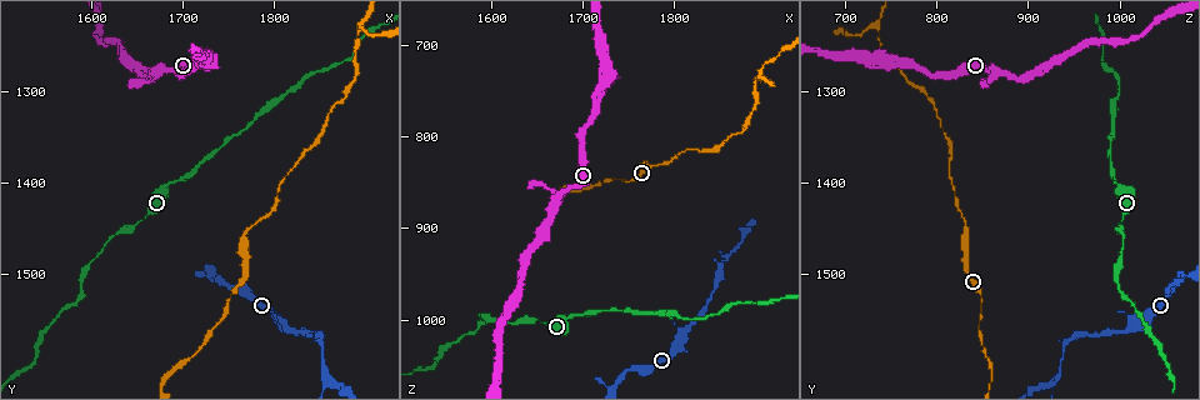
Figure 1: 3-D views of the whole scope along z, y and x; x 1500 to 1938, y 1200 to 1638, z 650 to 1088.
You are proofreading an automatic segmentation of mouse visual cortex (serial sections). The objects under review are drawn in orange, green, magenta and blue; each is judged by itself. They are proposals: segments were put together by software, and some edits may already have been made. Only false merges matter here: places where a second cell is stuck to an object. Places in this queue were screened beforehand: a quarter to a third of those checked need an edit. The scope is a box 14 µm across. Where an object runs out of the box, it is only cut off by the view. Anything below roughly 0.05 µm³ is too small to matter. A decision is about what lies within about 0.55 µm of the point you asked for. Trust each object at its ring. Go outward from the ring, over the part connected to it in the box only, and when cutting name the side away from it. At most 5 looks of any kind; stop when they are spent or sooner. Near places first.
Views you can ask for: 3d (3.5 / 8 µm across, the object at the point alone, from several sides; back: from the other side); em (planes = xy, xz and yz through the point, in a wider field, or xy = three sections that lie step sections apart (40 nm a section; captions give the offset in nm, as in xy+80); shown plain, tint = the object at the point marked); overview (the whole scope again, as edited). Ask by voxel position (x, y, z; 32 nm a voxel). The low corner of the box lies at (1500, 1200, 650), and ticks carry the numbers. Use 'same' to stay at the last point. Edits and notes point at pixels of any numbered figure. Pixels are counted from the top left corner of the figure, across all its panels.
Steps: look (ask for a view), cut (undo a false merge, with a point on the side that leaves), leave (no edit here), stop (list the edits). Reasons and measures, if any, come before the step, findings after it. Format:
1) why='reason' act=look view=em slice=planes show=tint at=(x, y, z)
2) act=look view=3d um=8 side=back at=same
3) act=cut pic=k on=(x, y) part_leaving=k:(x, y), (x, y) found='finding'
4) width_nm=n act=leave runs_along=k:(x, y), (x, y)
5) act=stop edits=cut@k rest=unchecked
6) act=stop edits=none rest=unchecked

why='sudden change in width' act=look view=3d um=8 at=(1690, 1400, 995)

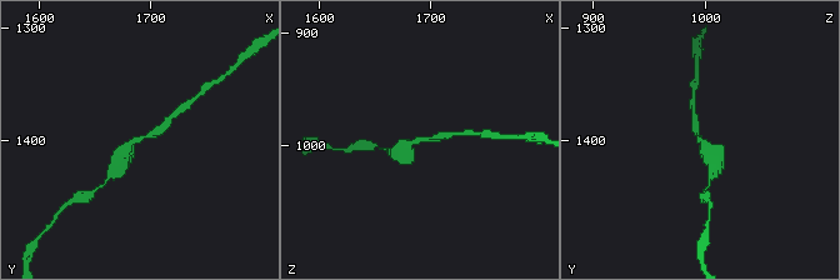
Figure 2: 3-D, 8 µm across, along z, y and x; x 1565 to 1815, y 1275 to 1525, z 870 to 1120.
act=look view=em slice=xy step=1 show=tint at=(1690, 1400, 996)

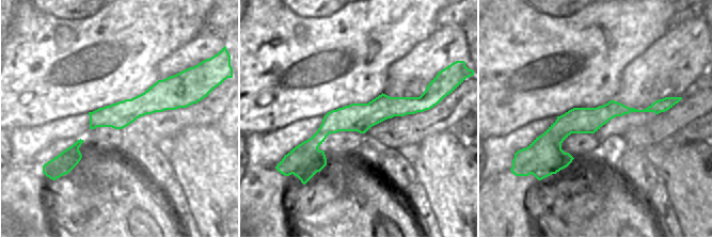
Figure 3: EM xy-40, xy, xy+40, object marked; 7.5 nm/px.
arm_widths_nm=200,500 act=leave runs_along=3:(667, 106), (610, 110), (533, 145) found='one cell here'

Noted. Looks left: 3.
why='arms part here' act=look view=3d um=3.5 at=(1855, 1615, 935)

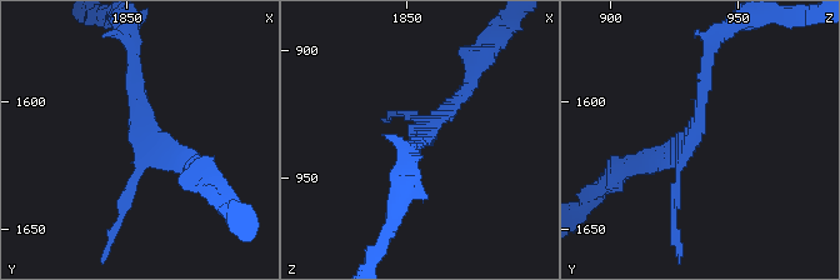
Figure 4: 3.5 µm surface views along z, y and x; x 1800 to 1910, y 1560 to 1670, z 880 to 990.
act=leave found='all the same cell'

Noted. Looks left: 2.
act=stop edits=none rest=unchecked

